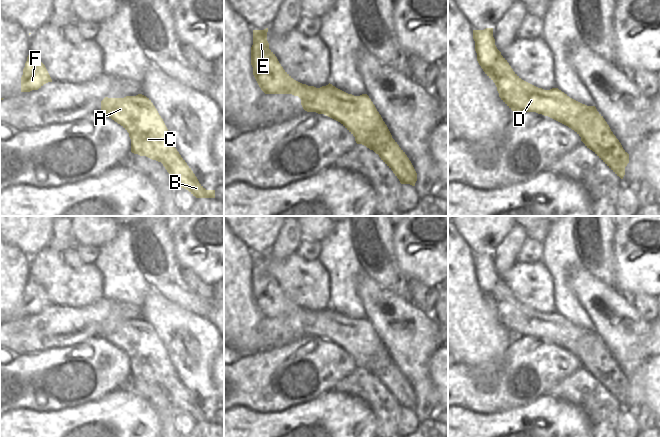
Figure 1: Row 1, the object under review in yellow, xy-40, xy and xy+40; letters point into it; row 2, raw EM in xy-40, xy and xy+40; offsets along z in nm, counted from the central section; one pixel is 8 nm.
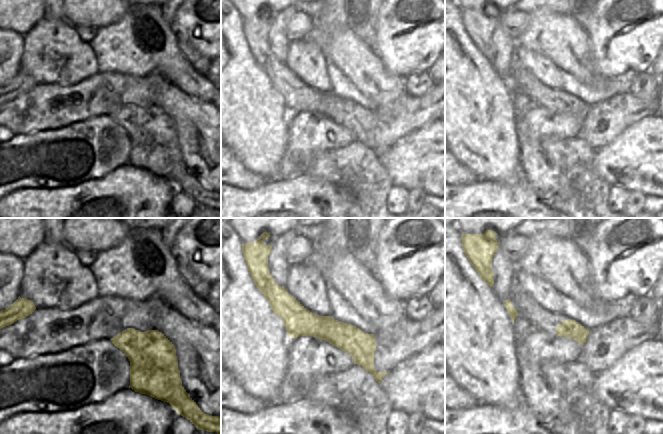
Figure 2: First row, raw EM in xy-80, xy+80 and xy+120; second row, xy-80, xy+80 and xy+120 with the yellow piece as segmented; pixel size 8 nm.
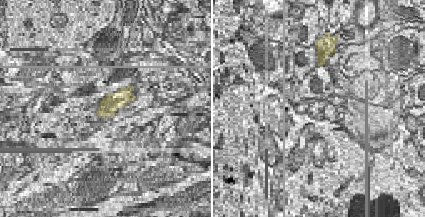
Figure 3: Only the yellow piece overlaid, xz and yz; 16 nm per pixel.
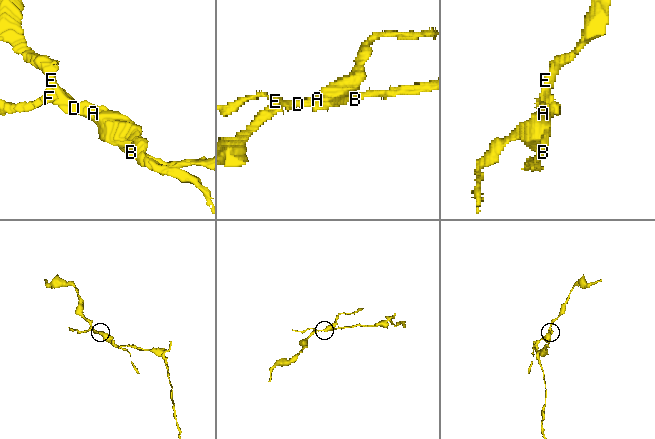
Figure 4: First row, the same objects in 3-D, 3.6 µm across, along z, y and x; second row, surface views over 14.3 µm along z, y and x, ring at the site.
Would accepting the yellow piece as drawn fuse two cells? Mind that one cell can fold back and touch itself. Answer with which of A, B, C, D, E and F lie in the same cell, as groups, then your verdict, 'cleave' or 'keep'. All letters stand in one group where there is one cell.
groups A C D E F / B; cleave

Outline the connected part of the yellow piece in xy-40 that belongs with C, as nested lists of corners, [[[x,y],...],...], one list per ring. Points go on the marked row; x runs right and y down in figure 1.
[[[142,94],[126,96],[124,98],[105,97],[101,101],[101,111],[96,114],[108,116],[129,133],[131,139],[131,152],[134,154],[146,156],[152,160],[162,162],[165,155],[170,150],[175,149],[169,131],[157,109],[151,100]]]

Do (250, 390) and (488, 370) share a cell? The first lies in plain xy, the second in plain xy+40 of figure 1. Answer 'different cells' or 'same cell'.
different cells

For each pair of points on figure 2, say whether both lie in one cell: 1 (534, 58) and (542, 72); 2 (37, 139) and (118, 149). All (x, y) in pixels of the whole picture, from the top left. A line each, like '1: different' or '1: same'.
1: same
2: same

